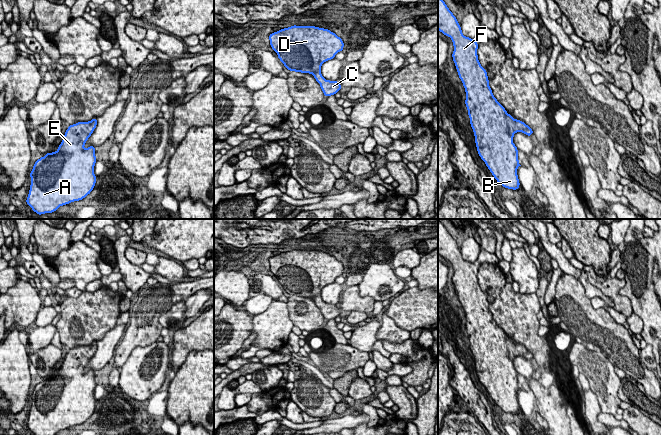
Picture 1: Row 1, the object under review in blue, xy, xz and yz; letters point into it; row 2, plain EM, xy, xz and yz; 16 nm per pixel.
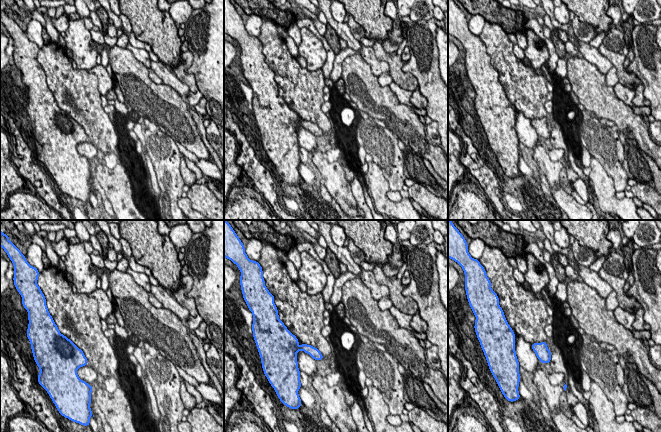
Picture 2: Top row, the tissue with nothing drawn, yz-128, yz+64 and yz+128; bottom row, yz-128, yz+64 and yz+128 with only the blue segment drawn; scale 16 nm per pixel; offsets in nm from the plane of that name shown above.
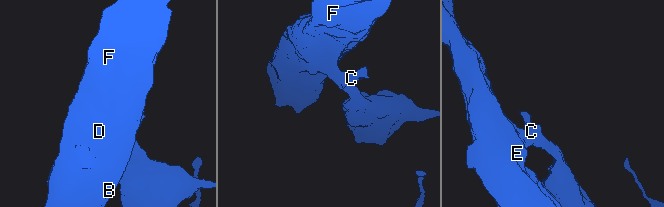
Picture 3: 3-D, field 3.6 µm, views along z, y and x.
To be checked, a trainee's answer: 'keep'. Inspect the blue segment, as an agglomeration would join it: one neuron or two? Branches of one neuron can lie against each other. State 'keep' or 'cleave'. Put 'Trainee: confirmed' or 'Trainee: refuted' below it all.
keep
Trainee: confirmed

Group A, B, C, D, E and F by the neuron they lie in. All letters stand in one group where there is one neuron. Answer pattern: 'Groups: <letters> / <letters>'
Groups: A B C D E F

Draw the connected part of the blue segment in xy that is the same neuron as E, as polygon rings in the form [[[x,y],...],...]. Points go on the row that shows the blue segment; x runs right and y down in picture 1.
[[[96,118],[69,125],[58,150],[34,163],[26,203],[38,215],[82,200],[94,189],[95,147],[85,149],[84,145],[96,126]]]

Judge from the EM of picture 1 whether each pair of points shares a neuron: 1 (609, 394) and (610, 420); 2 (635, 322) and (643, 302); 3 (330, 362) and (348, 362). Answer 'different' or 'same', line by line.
1: different
2: different
3: same

